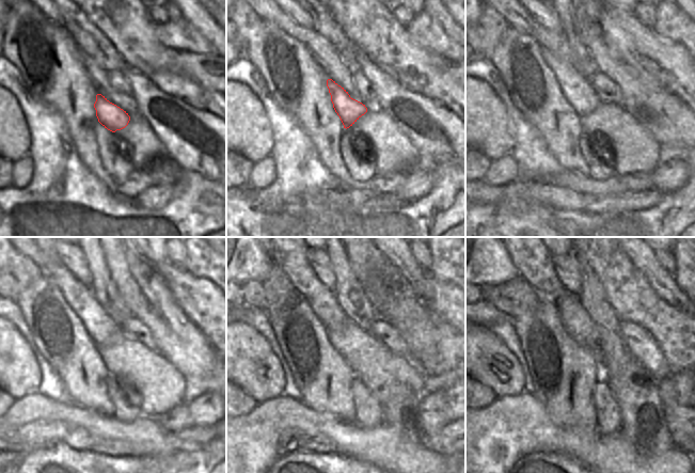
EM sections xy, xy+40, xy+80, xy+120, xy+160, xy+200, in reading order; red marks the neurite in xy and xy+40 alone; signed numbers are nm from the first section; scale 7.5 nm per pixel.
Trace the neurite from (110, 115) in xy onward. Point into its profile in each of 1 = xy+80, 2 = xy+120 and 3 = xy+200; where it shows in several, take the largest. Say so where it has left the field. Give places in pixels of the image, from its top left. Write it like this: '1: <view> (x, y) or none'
1: xy+80 (578, 89)
2: xy+120 (100, 328)
3: xy+200 (533, 261)

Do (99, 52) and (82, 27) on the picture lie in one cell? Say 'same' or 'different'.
same

